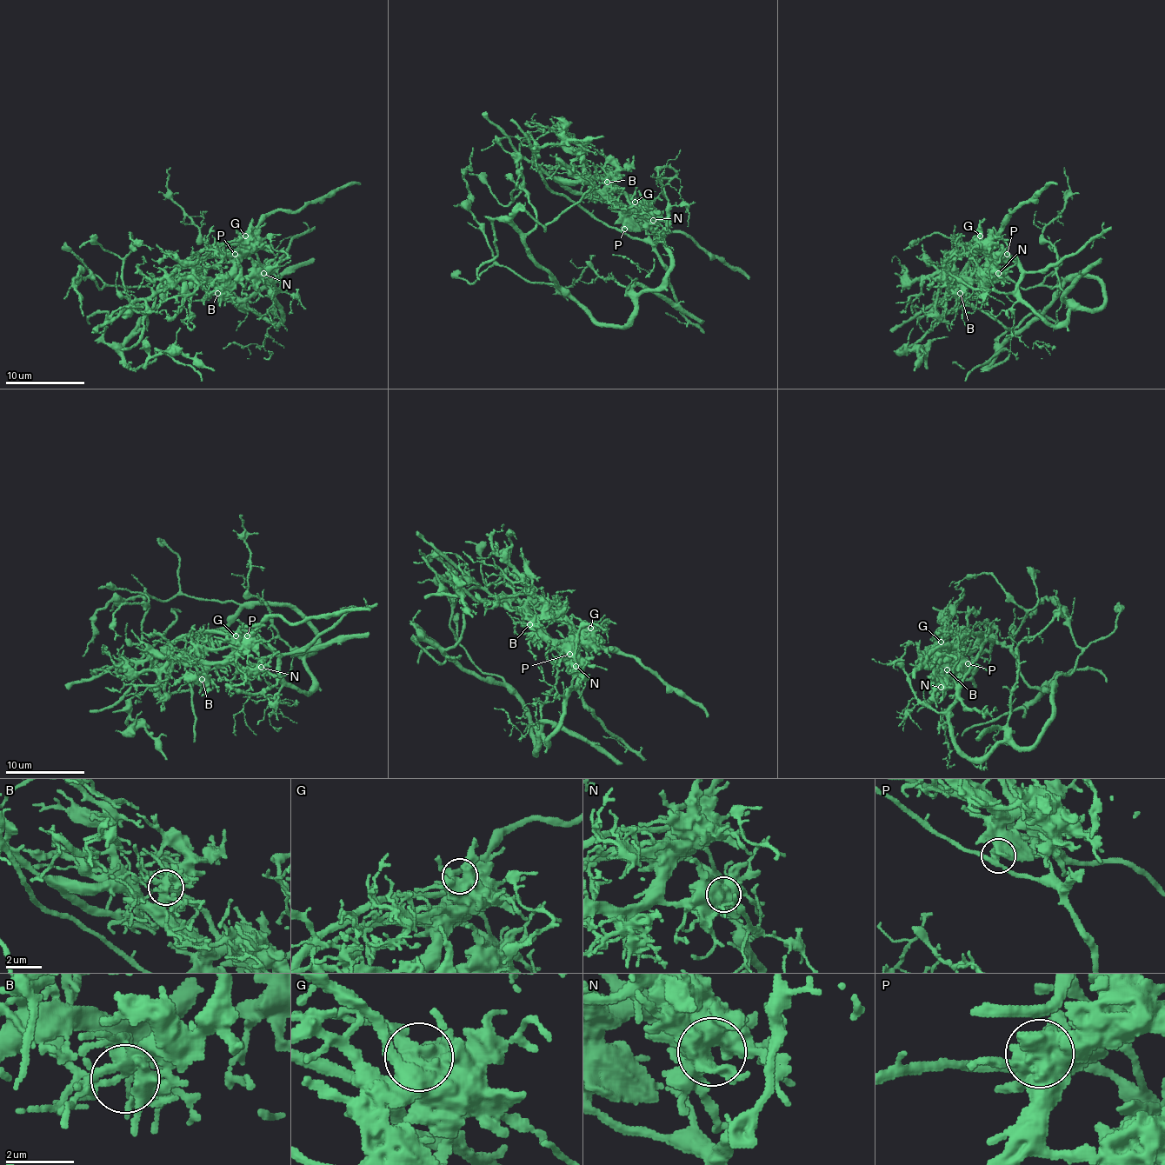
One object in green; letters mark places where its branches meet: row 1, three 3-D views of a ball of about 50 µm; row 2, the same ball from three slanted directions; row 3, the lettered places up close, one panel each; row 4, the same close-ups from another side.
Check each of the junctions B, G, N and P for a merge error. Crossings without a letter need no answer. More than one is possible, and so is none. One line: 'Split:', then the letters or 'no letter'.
Split: P

